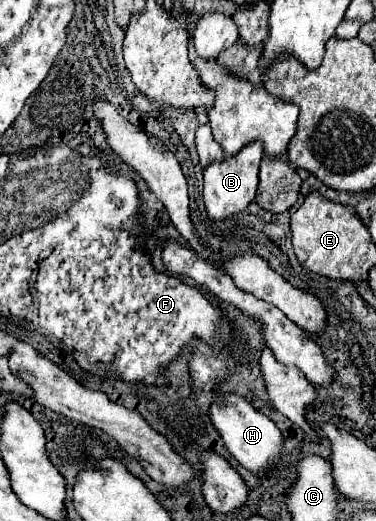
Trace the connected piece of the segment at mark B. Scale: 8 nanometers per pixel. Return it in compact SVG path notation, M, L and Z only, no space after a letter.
M251 143L251 145L245 145L245 149L241 149L235 157L229 157L221 163L211 163L203 171L203 179L205 179L203 201L205 201L209 219L225 221L229 215L237 215L249 207L257 191L257 171L259 171L261 157L263 157L261 143Z

